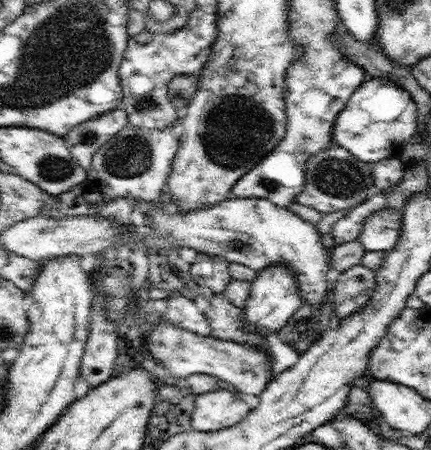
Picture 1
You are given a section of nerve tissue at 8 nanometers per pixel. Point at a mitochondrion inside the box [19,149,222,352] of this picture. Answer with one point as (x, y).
(54, 168)

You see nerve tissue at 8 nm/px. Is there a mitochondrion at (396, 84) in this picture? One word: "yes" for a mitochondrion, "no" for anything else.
no

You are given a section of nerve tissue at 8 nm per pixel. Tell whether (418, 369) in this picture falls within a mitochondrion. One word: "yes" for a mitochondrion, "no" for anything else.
yes

